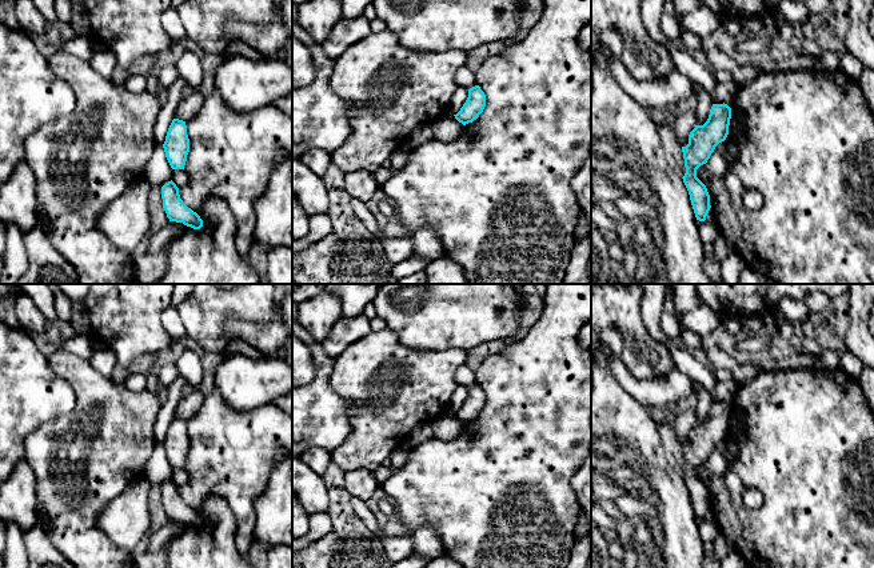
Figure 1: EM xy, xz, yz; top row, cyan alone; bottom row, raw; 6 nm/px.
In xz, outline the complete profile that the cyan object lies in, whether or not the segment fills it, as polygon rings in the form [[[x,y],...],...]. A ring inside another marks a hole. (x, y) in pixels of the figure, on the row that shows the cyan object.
[[[479,85],[468,89],[468,97],[460,111],[454,115],[463,125],[472,123],[479,117],[486,107],[486,95]]]

